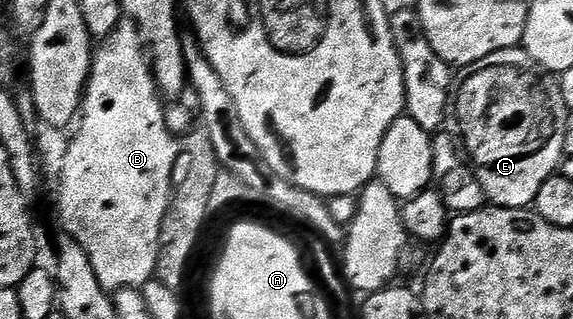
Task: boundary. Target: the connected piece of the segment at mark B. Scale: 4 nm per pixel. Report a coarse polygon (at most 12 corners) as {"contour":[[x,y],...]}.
{"contour":[[134,19],[94,48],[62,230],[155,274],[181,143]]}

